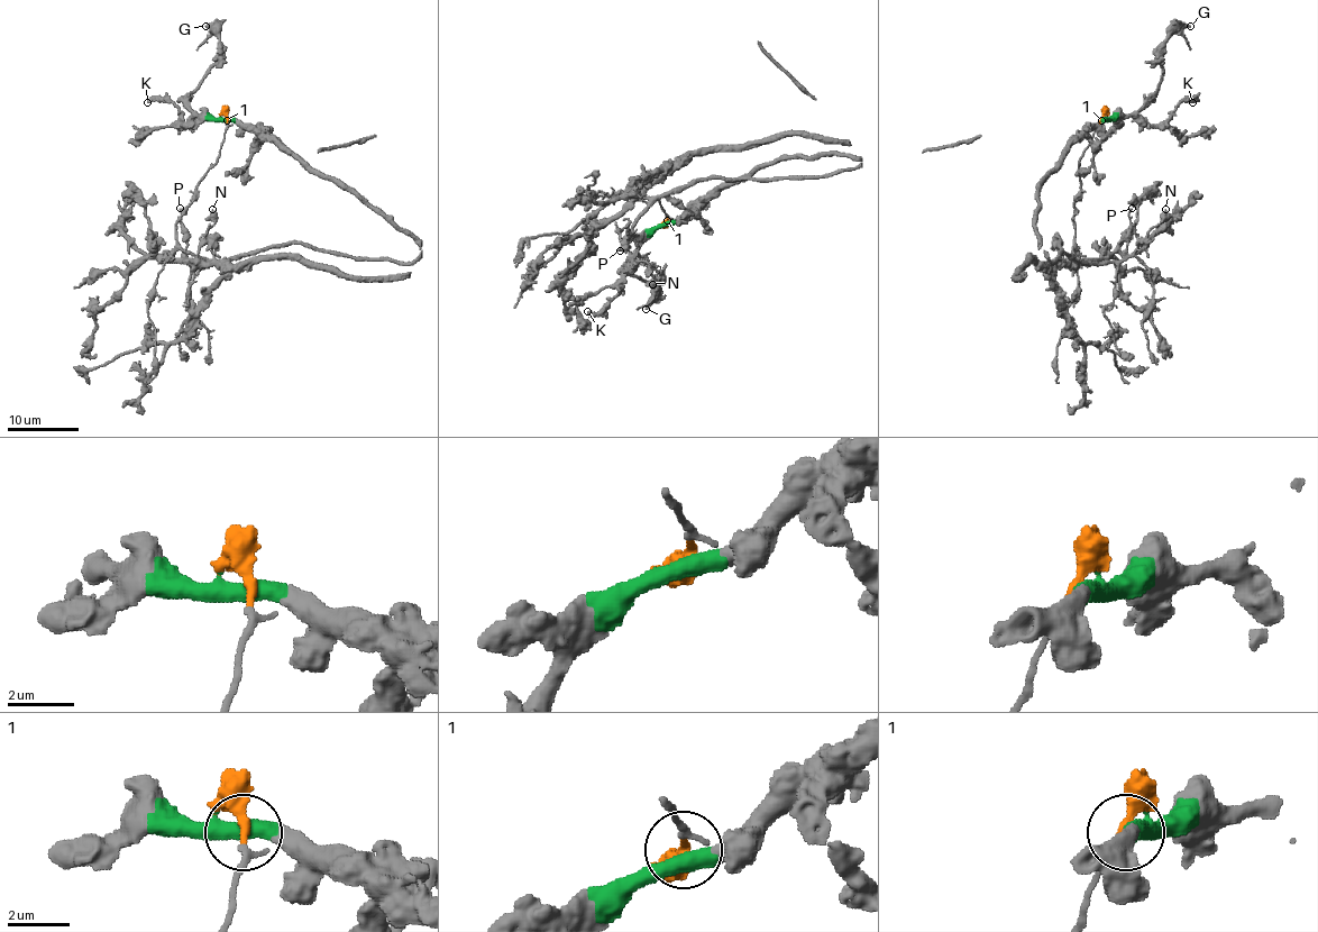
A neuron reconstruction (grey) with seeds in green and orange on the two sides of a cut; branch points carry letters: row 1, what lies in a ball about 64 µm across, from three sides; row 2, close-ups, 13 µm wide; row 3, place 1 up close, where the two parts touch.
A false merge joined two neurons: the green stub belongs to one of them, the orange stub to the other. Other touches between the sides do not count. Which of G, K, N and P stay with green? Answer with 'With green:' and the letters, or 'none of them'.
With green: G, K

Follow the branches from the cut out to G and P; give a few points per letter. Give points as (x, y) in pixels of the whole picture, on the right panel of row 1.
G: (1107, 117), (1131, 117), (1151, 96), (1160, 81), (1162, 46), (1190, 26)
P: (1107, 117), (1079, 164), (1077, 256), (1105, 264), (1123, 258), (1132, 209)

